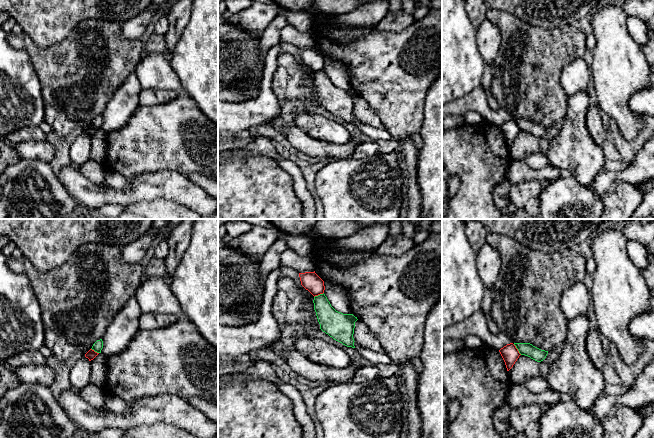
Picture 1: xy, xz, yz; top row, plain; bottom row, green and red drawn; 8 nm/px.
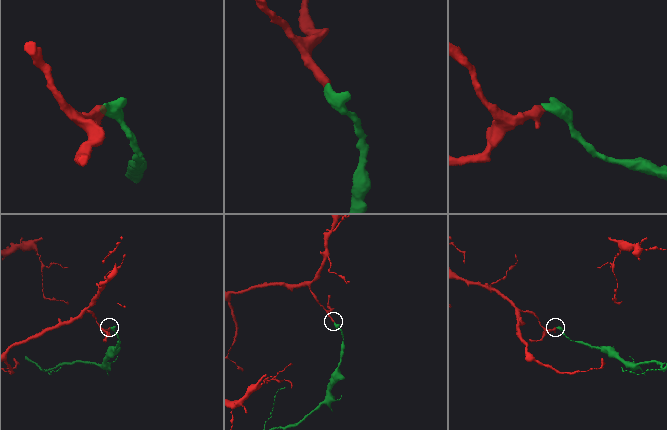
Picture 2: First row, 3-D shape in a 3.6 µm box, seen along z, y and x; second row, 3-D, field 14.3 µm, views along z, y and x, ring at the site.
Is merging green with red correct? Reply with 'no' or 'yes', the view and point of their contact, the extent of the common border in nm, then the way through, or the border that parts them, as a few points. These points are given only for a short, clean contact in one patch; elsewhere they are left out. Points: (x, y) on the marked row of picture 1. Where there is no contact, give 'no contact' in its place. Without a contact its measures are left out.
no | yz (517, 348) | 110 nm | along yz (513, 344), (521, 354)

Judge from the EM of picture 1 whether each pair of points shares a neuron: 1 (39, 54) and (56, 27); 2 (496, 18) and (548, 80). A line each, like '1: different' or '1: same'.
1: different
2: same

